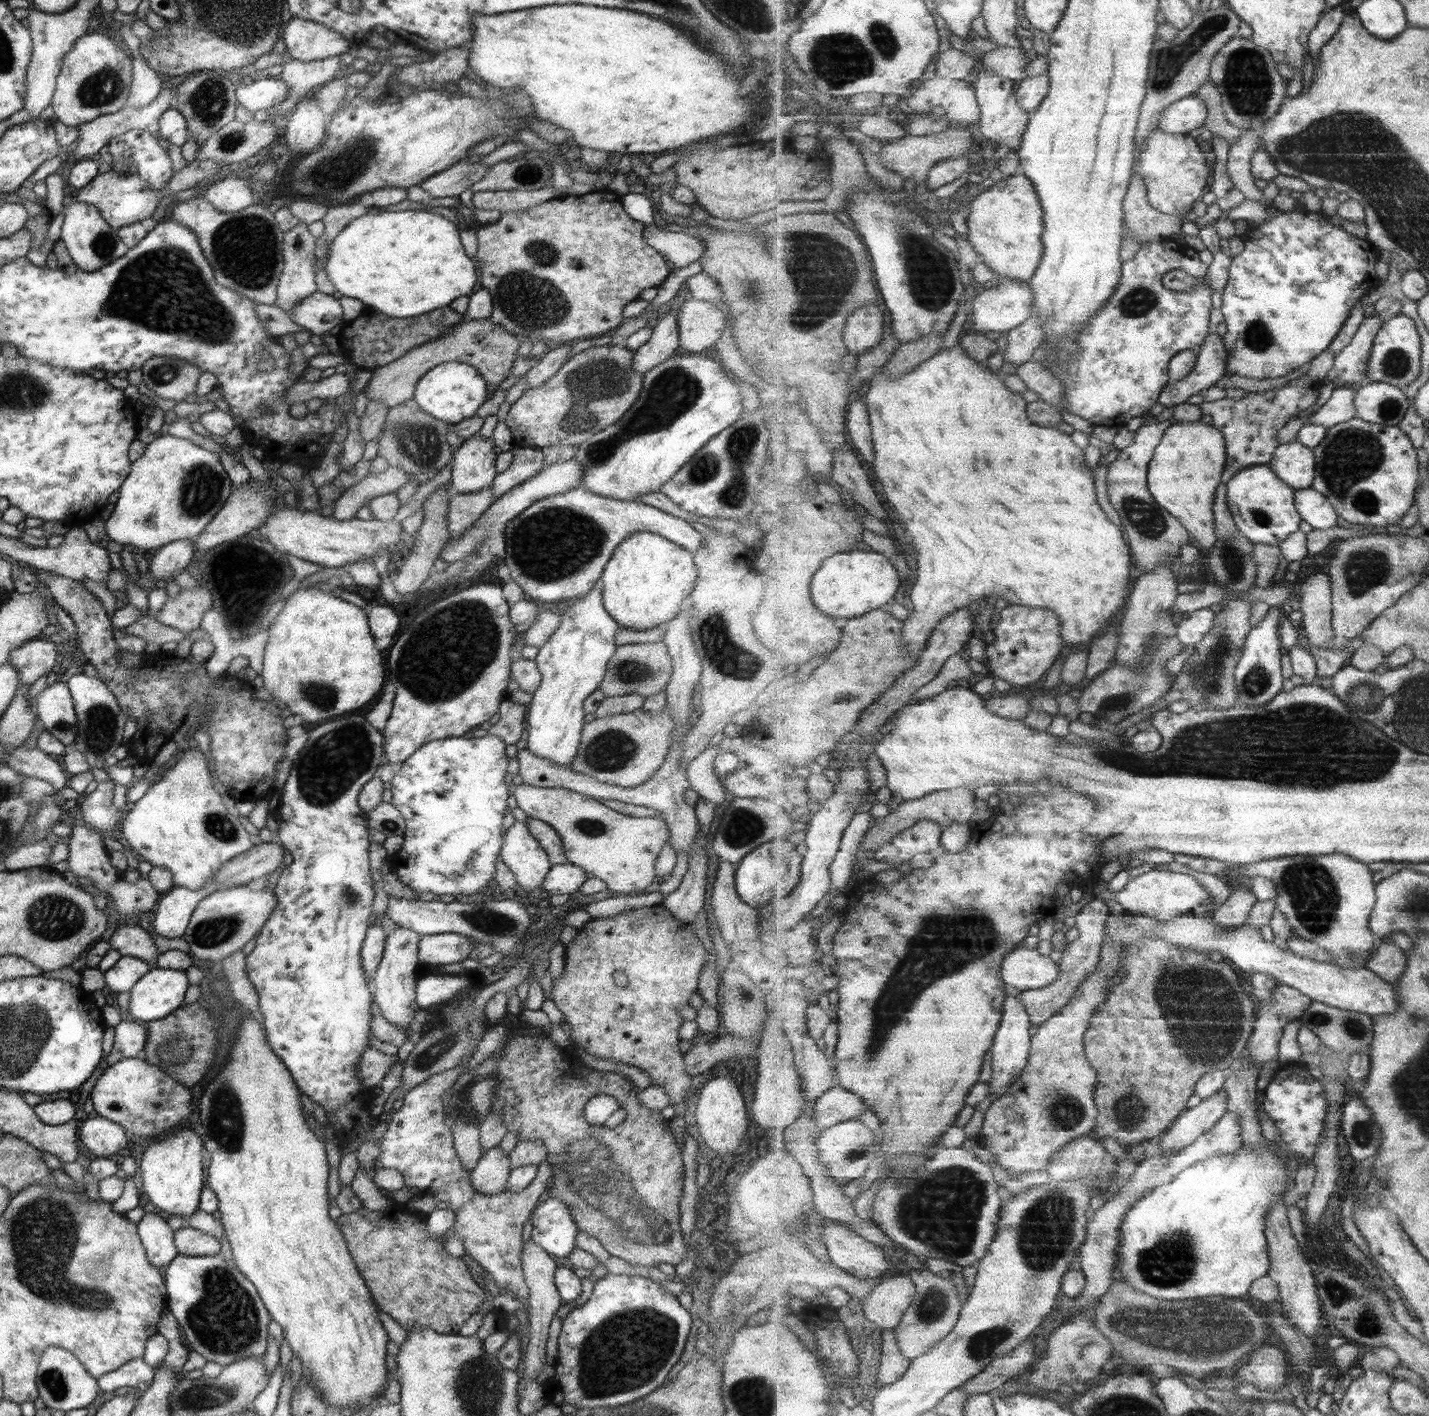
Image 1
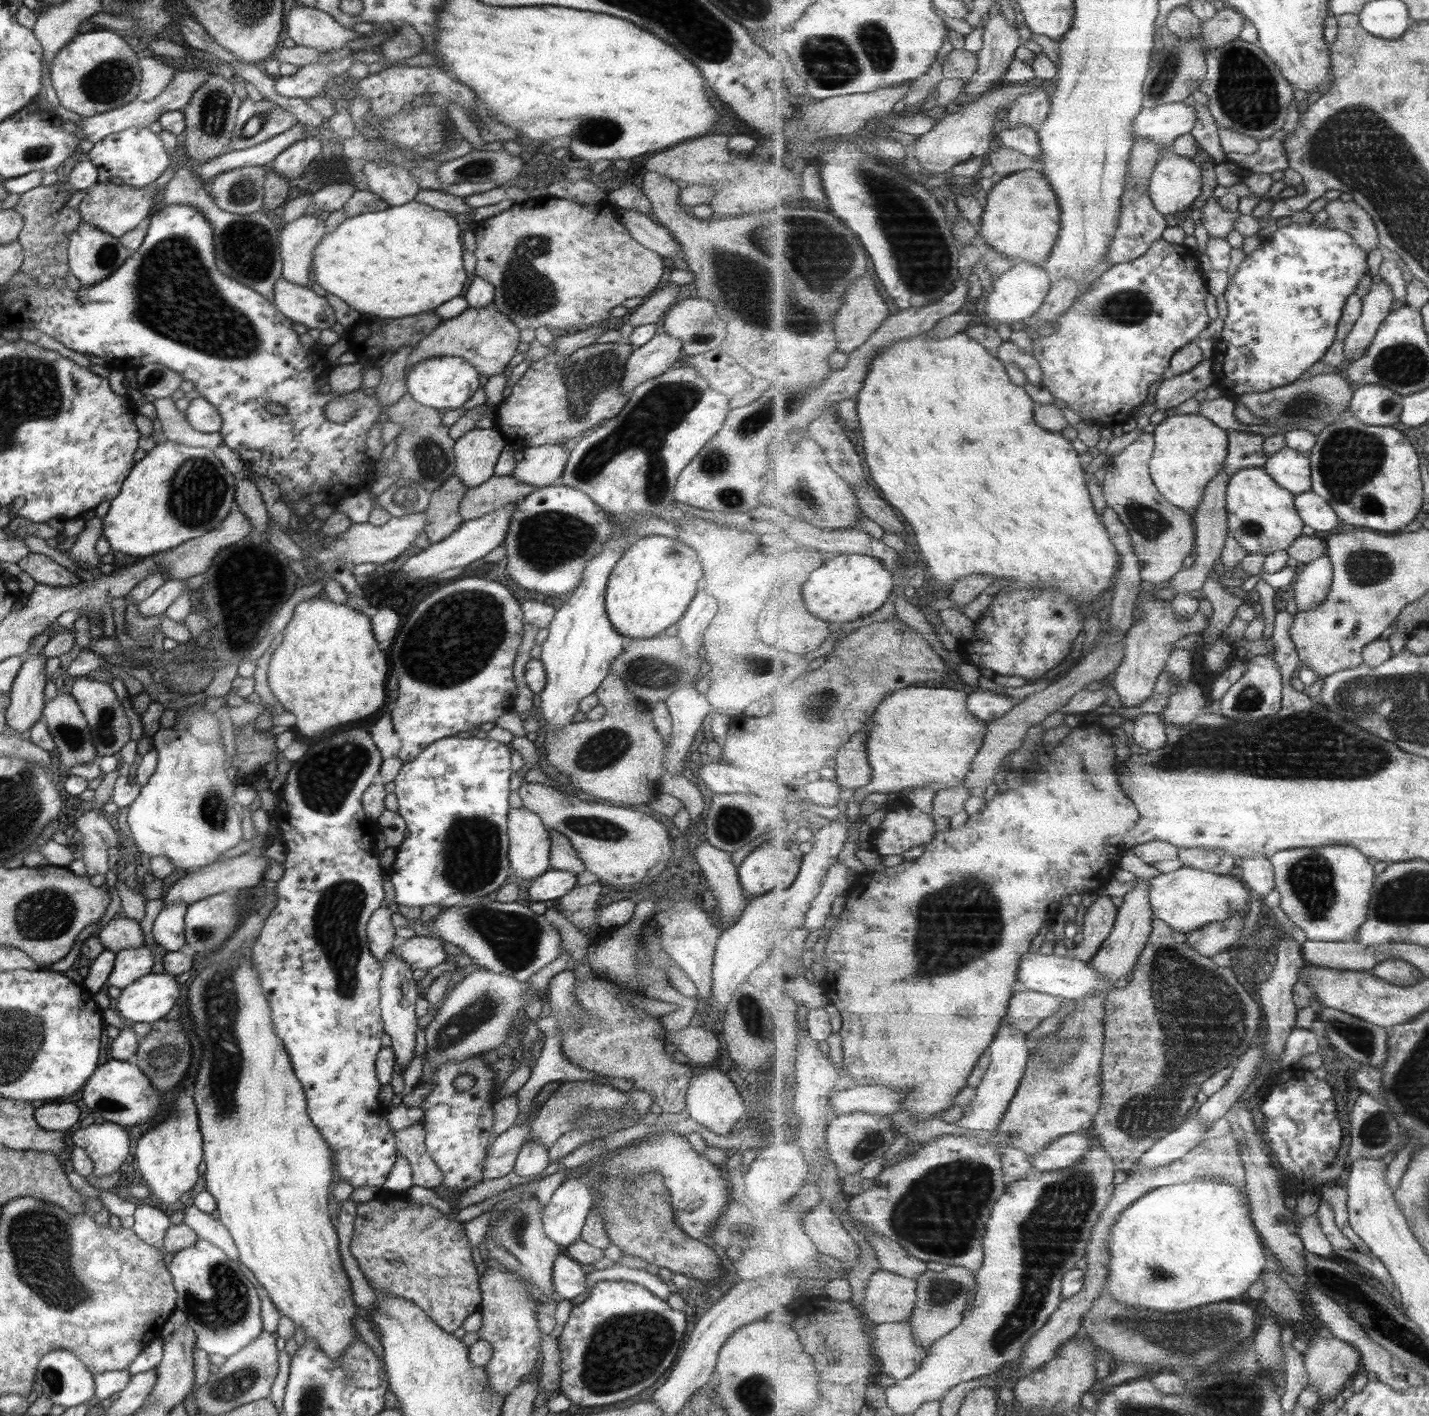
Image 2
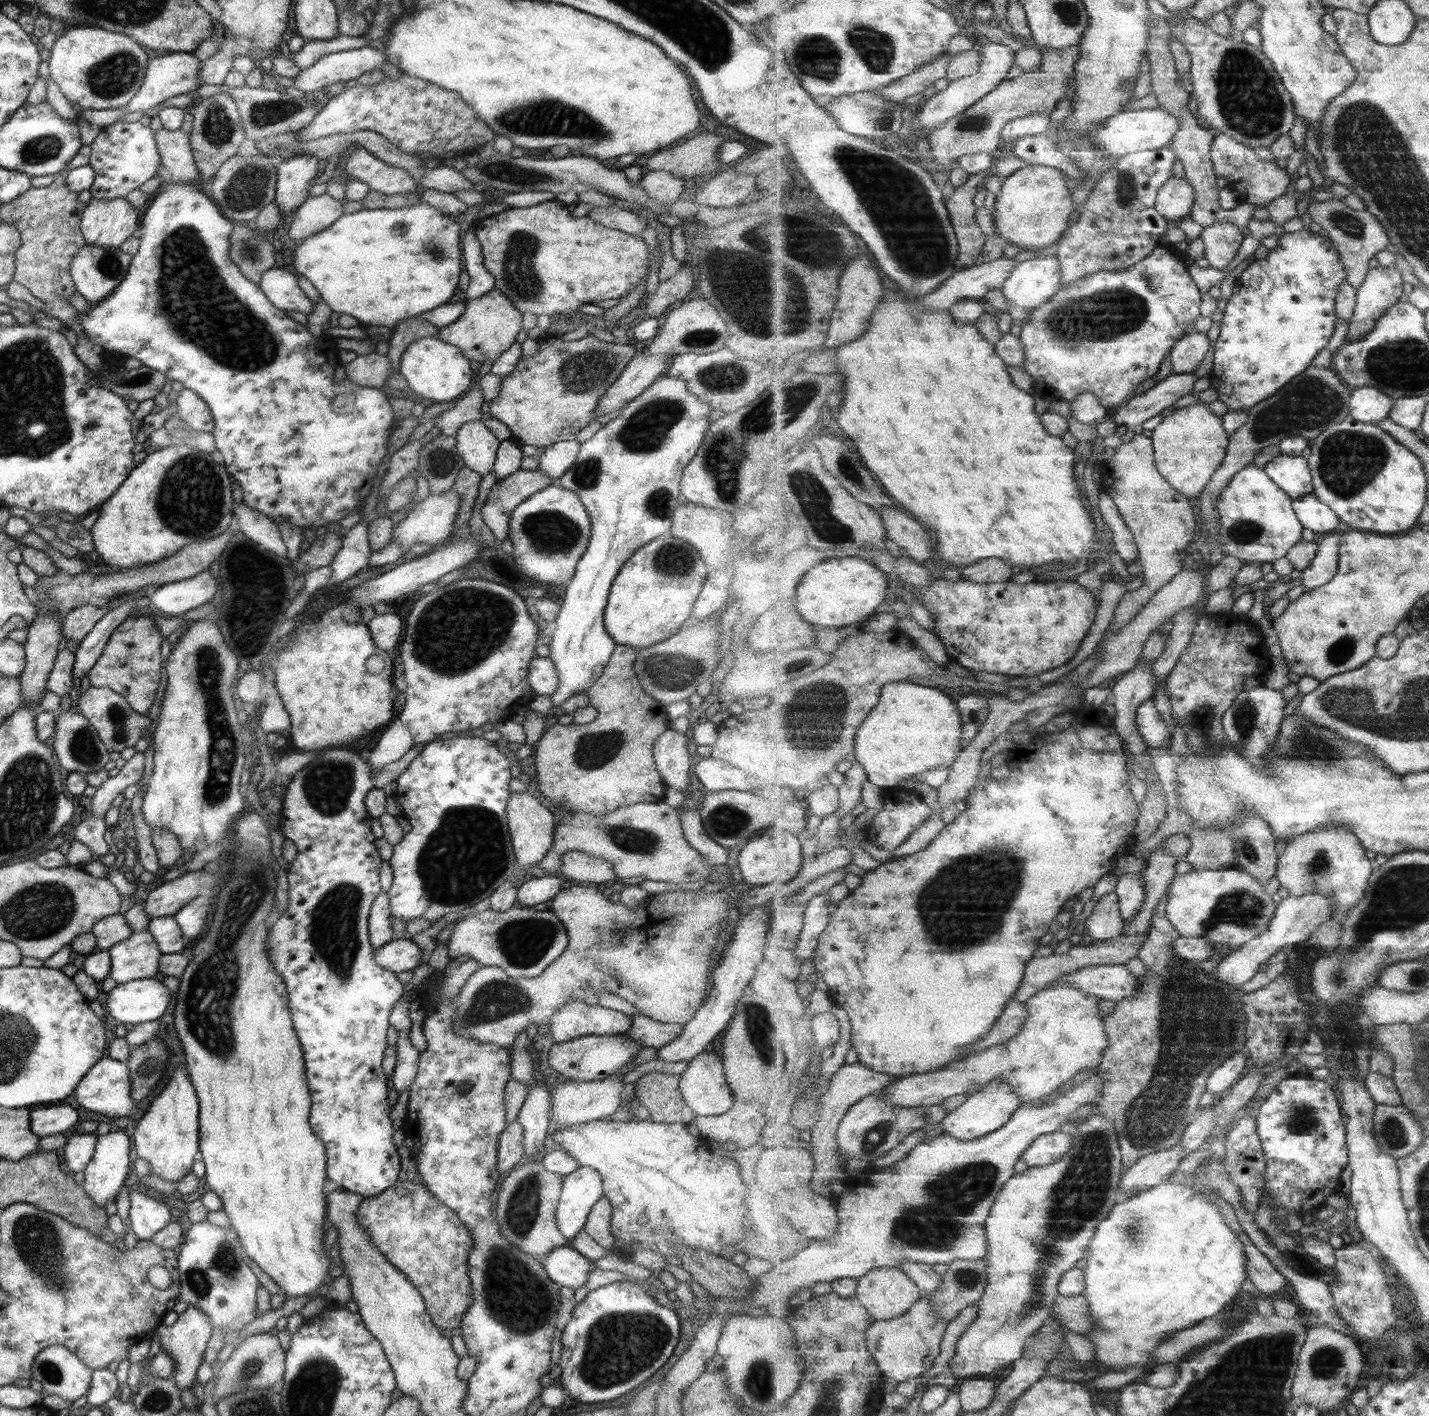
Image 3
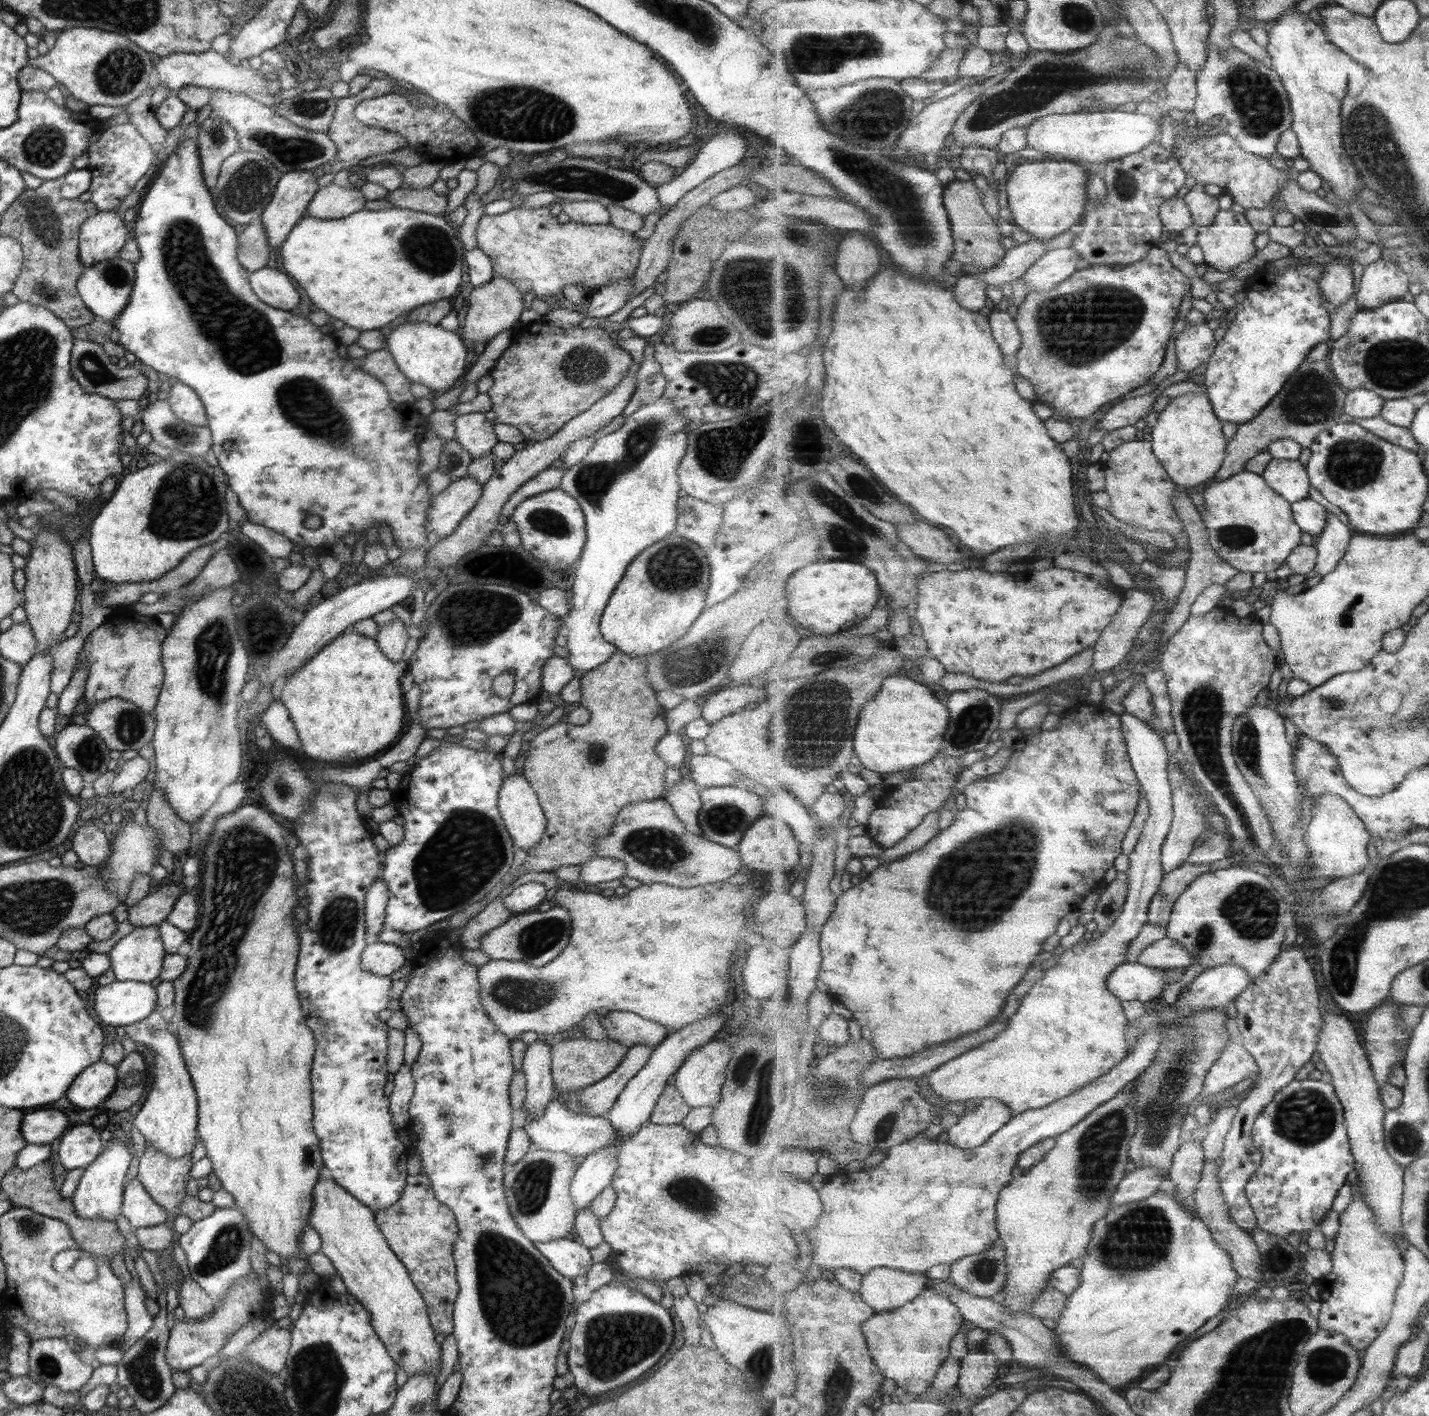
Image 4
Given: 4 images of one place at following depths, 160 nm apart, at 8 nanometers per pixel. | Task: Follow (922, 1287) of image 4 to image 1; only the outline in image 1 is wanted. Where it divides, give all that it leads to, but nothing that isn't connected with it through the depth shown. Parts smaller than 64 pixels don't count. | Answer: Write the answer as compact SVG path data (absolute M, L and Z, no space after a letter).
M908 1276L883 1278L863 1302L865 1317L883 1330L897 1329L916 1291L914 1280Z

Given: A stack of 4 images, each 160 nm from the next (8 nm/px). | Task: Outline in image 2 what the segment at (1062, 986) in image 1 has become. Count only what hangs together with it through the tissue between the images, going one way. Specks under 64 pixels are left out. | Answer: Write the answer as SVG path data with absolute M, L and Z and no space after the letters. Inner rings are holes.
M1097 897L1088 908L1082 928L1083 940L1069 953L1073 957L1090 962L1100 946L1109 938L1118 917L1118 908L1111 897ZM1032 990L1018 991L1010 1000L1007 1016L1003 1025L1014 1026L1023 1032L1035 1030L1045 1018L1061 1008L1061 997Z

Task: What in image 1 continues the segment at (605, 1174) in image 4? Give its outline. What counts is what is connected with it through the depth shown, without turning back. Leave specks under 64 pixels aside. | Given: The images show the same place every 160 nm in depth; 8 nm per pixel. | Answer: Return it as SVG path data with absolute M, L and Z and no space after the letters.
M558 1198L540 1200L531 1216L530 1239L545 1249L548 1255L565 1258L574 1248L577 1225L570 1208Z

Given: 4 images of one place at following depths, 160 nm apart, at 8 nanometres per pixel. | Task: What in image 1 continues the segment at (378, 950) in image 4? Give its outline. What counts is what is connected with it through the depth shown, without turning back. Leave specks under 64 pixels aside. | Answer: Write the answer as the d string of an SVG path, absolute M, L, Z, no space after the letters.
M452 932L420 935L416 948L418 964L434 969L439 965L460 962L470 957L471 944L476 945L466 936Z

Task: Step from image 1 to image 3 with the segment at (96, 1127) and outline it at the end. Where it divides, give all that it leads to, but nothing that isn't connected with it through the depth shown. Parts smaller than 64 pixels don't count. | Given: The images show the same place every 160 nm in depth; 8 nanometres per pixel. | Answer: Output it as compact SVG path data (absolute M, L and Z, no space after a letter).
M123 1132L97 1135L92 1159L83 1170L82 1189L99 1208L113 1201L127 1180L129 1138Z

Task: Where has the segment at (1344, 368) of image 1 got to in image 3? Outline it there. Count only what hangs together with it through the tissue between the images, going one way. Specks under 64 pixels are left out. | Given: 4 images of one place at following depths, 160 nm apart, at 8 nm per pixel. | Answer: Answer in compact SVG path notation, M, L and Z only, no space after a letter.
M1395 266L1372 268L1358 288L1358 299L1350 321L1348 342L1358 341L1370 333L1381 315L1399 302L1403 294L1403 278Z

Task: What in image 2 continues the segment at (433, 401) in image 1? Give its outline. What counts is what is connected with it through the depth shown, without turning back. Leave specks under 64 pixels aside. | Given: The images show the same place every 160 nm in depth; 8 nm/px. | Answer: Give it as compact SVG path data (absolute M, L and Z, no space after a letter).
M431 356L427 357L427 360L415 362L407 370L404 380L406 381L406 393L413 398L414 402L437 410L441 408L454 410L461 407L477 388L480 388L475 368L457 356Z

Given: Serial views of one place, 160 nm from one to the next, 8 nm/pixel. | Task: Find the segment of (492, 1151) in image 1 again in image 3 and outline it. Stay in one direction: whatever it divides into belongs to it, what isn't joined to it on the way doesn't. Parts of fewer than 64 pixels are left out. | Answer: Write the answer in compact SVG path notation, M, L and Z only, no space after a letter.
M513 1121L506 1123L499 1135L496 1163L498 1171L510 1171L523 1161L524 1148L521 1126Z

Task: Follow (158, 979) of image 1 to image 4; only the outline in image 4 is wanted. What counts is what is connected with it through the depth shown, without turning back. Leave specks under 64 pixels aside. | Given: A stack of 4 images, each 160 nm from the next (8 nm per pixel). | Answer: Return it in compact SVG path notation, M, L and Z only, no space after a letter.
M131 980L99 985L93 994L93 1010L103 1024L127 1026L143 1020L155 1006L155 989Z

